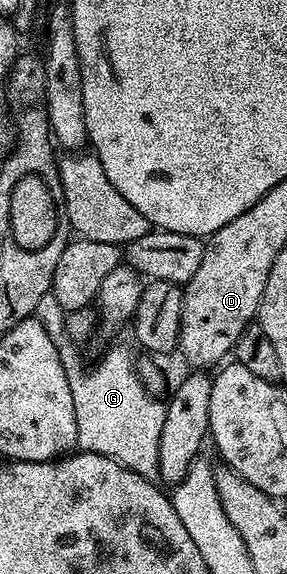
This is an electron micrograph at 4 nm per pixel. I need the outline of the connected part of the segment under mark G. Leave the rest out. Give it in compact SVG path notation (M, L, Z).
M112 348L89 372L80 369L80 360L72 352L62 356L74 398L78 434L77 445L83 451L109 456L139 476L155 477L158 466L158 442L162 438L165 401L154 398L144 388L137 372L137 361L124 348Z

